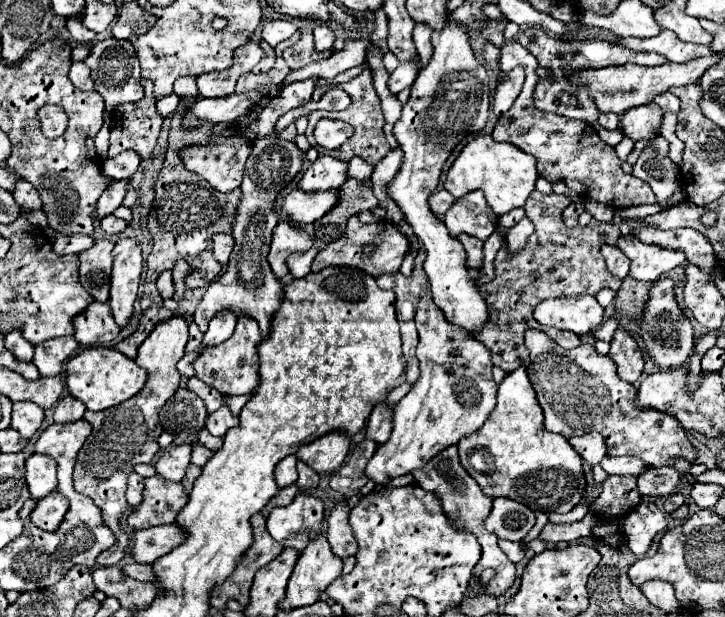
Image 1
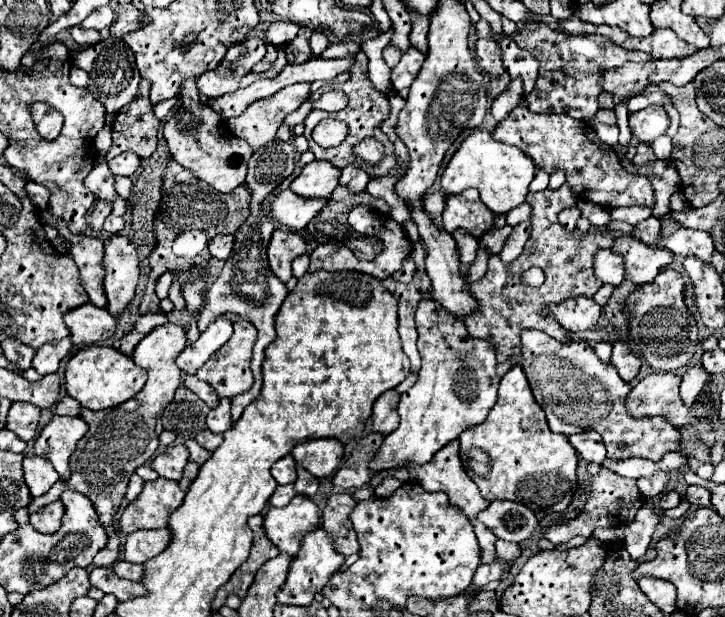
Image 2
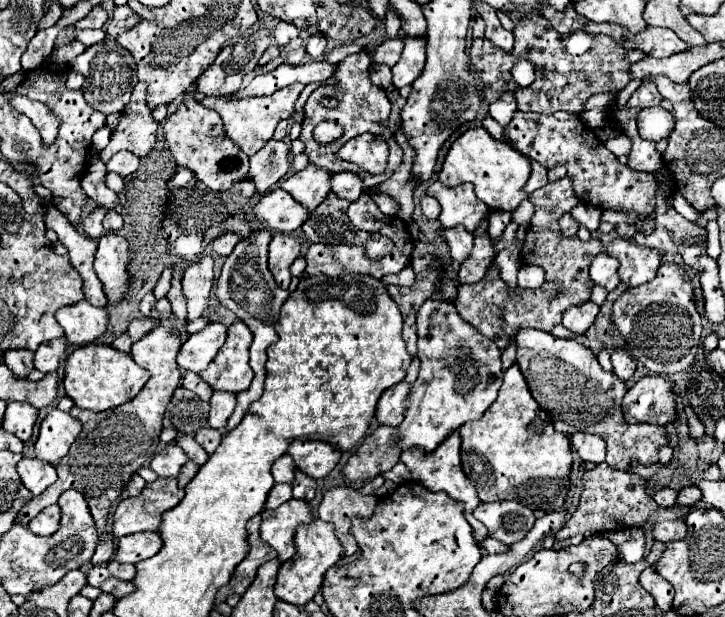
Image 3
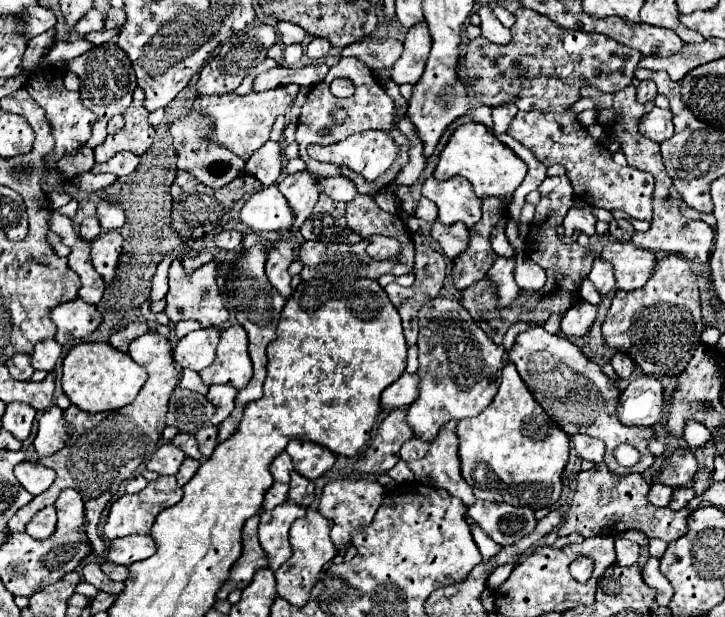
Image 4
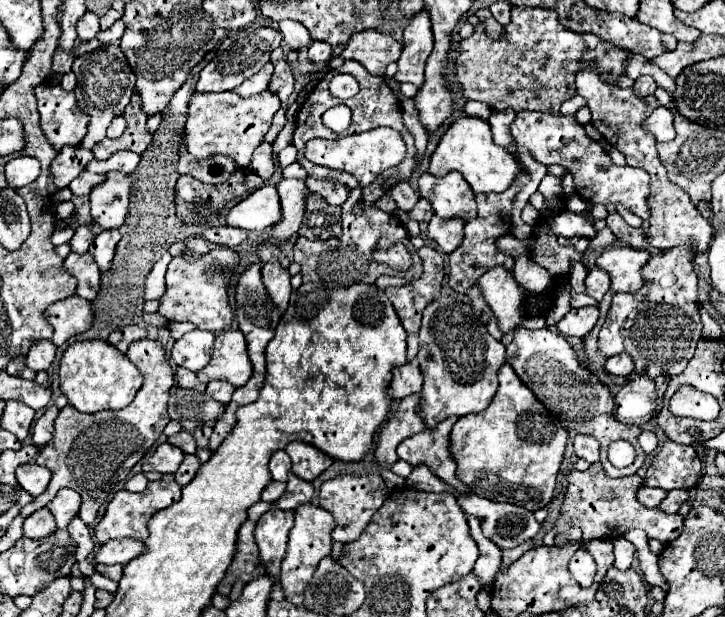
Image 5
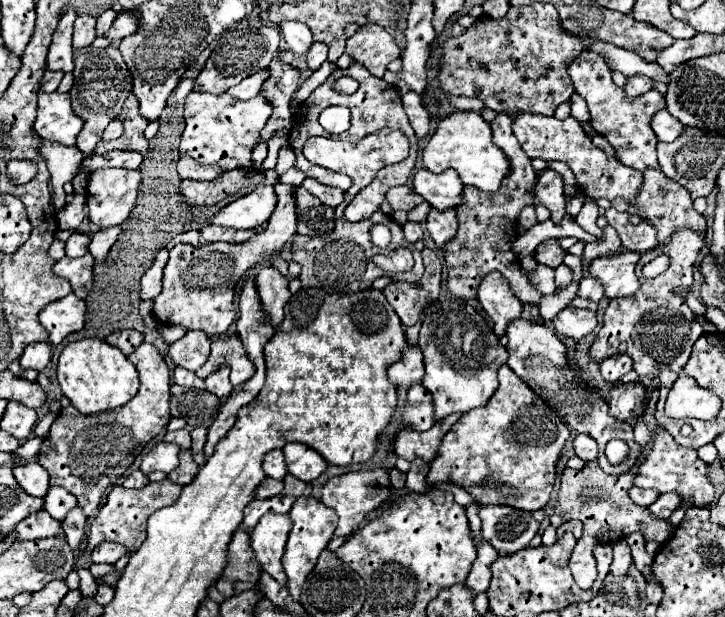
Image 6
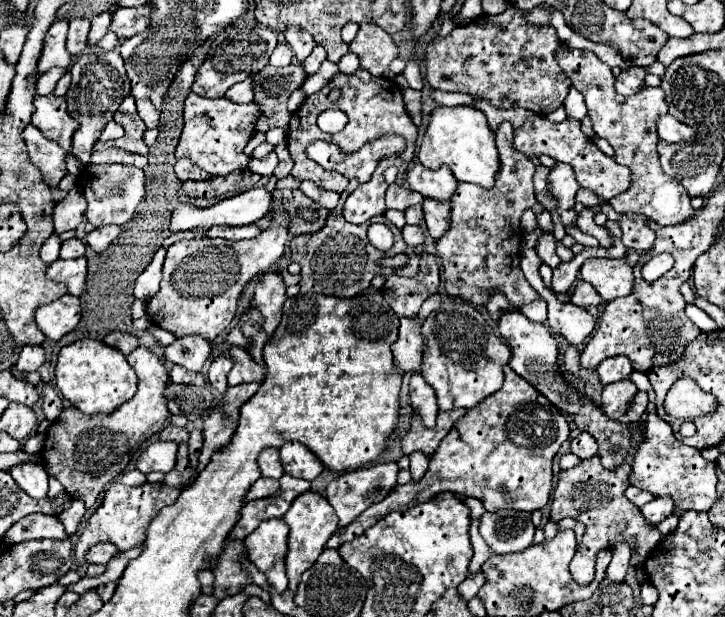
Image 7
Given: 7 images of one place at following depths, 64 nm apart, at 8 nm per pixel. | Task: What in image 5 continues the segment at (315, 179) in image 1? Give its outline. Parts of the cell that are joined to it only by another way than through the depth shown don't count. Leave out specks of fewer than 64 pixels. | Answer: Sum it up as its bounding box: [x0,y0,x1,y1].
[272,178,310,240]

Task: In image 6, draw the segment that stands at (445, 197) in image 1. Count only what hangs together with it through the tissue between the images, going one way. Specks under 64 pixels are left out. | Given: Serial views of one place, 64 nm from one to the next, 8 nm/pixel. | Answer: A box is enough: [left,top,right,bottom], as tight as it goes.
[408,202,430,222]

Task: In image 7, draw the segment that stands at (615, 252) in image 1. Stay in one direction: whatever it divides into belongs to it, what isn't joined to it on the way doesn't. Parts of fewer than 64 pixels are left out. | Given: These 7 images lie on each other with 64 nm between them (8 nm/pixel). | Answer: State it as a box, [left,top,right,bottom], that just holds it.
[570,280,602,306]

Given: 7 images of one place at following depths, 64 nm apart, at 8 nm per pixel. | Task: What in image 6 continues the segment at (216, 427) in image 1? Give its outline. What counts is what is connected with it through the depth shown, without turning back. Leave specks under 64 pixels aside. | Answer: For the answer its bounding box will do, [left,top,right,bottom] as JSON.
[206,368,234,398]

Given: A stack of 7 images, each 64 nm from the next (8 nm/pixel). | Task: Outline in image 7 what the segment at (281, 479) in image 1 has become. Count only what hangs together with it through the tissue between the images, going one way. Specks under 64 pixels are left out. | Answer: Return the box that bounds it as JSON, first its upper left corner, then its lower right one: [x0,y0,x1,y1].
[258,448,284,478]

